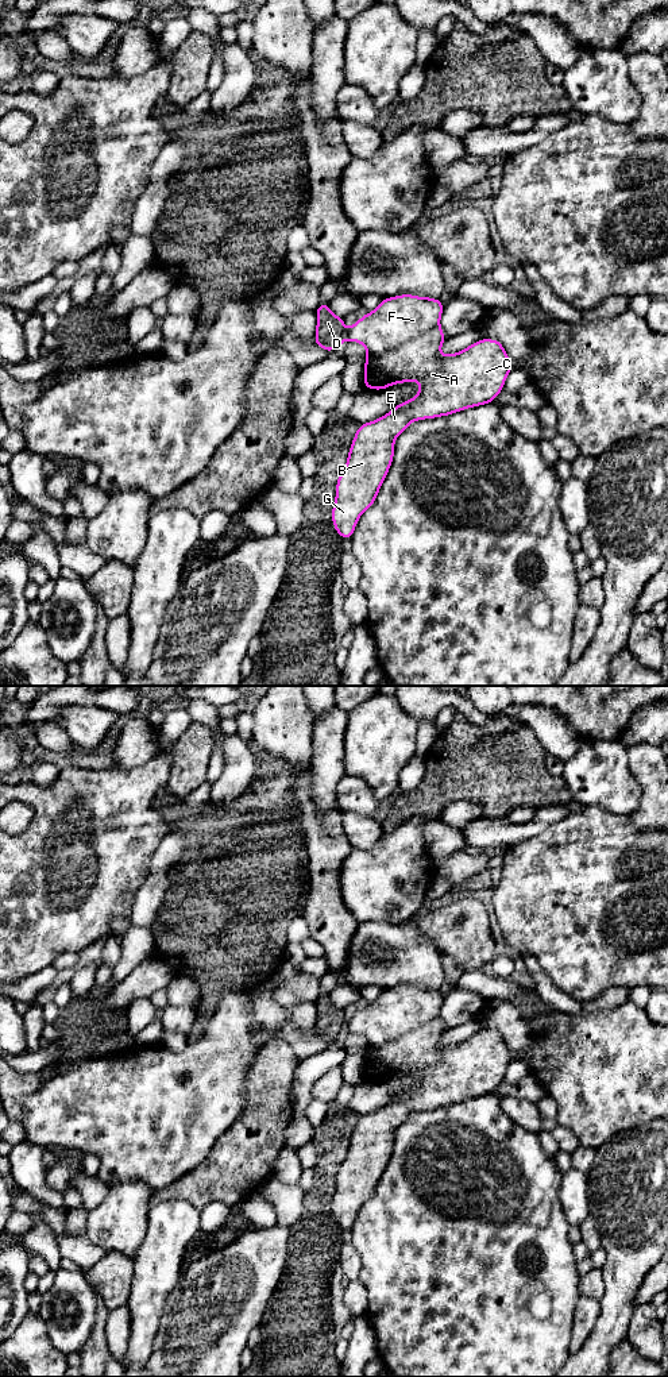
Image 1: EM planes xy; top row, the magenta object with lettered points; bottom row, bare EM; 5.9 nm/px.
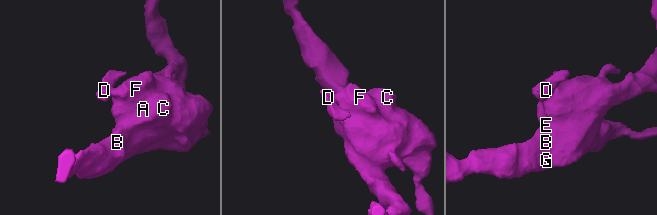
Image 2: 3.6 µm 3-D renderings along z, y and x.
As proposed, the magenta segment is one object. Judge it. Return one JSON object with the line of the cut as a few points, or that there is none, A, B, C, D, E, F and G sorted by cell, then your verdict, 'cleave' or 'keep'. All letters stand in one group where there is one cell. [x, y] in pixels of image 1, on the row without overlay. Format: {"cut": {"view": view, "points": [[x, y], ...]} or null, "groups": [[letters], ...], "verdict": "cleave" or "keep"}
{"cut": {"view": "xy", "points": [[346, 1022], [343, 1029]]}, "groups": [["A", "B", "C", "E", "F", "G"], ["D"]], "verdict": "cleave"}

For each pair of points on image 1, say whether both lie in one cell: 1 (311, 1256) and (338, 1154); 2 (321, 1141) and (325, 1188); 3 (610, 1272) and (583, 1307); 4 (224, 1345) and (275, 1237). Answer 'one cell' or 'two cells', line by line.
1: one cell
2: one cell
3: two cells
4: one cell

